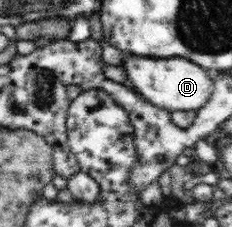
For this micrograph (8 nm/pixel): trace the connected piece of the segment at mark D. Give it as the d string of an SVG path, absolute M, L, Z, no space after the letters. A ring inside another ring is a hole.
M127 57L125 71L131 83L139 89L147 101L170 111L192 111L197 113L210 100L214 74L183 58Z

